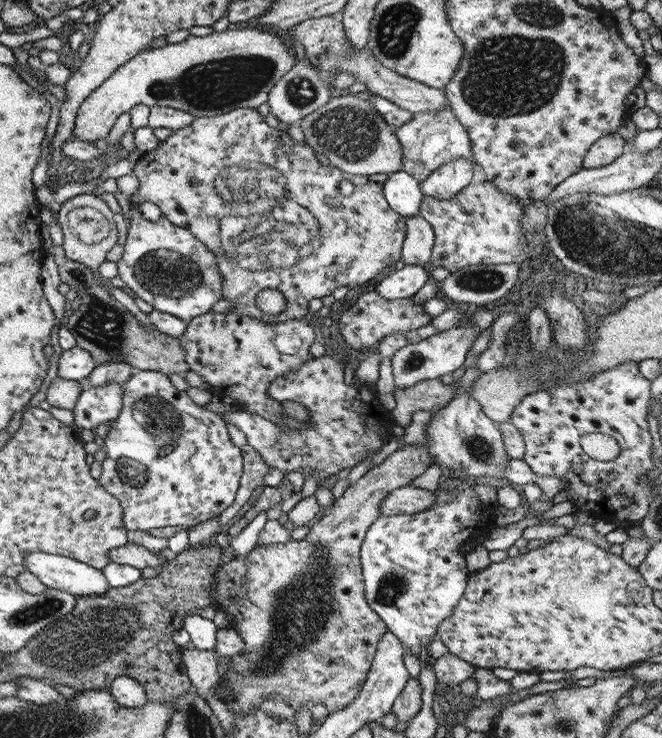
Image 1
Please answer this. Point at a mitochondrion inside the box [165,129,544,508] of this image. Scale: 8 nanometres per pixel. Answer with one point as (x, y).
(247, 196)

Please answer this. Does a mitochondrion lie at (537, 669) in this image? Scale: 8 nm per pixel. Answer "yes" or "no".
no

